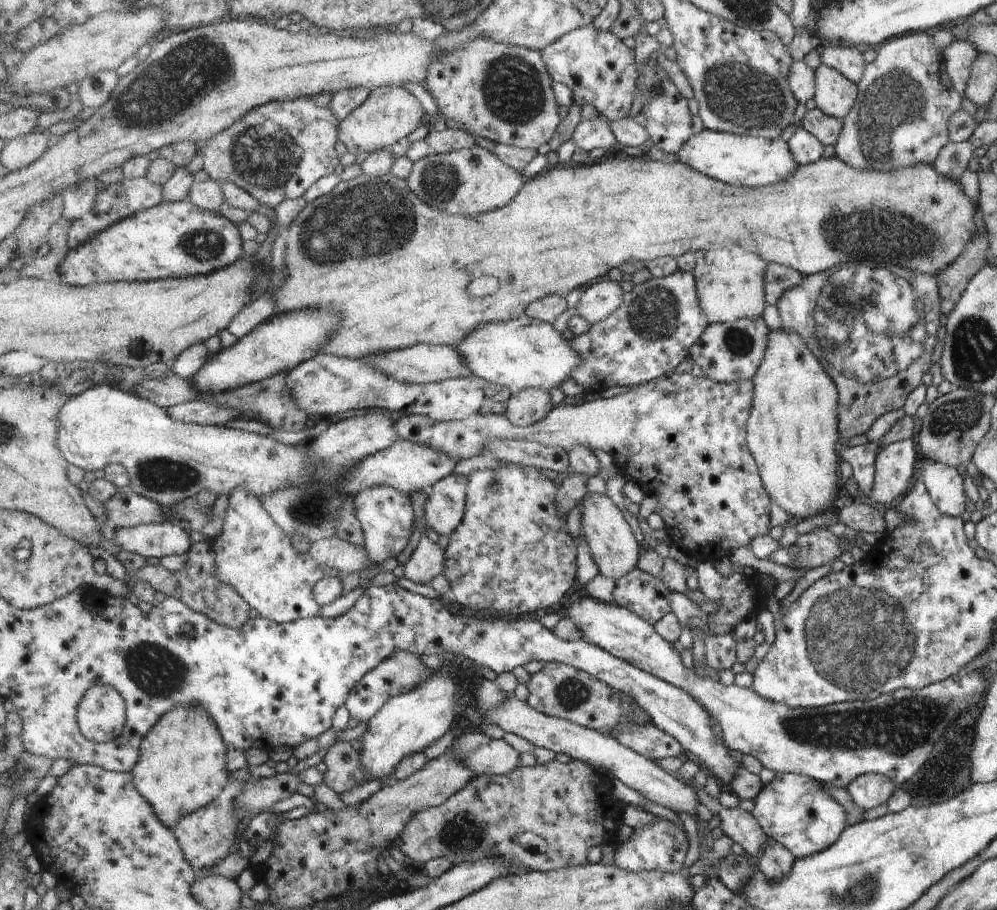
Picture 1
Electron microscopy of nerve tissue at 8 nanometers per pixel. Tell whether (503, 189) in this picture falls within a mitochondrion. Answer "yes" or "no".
no

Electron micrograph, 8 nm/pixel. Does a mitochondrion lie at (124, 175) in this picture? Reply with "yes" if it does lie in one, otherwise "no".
no

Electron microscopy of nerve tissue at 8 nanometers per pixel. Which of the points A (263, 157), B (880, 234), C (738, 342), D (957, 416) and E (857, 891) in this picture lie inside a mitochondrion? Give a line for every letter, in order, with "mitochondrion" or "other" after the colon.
A: mitochondrion
B: mitochondrion
C: mitochondrion
D: mitochondrion
E: mitochondrion

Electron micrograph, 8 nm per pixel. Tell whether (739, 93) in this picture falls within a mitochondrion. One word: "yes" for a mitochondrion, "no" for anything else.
yes

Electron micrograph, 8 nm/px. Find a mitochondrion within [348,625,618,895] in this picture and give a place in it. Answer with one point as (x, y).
(463, 834)

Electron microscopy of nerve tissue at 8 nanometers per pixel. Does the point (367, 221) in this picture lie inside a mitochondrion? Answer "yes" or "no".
yes

